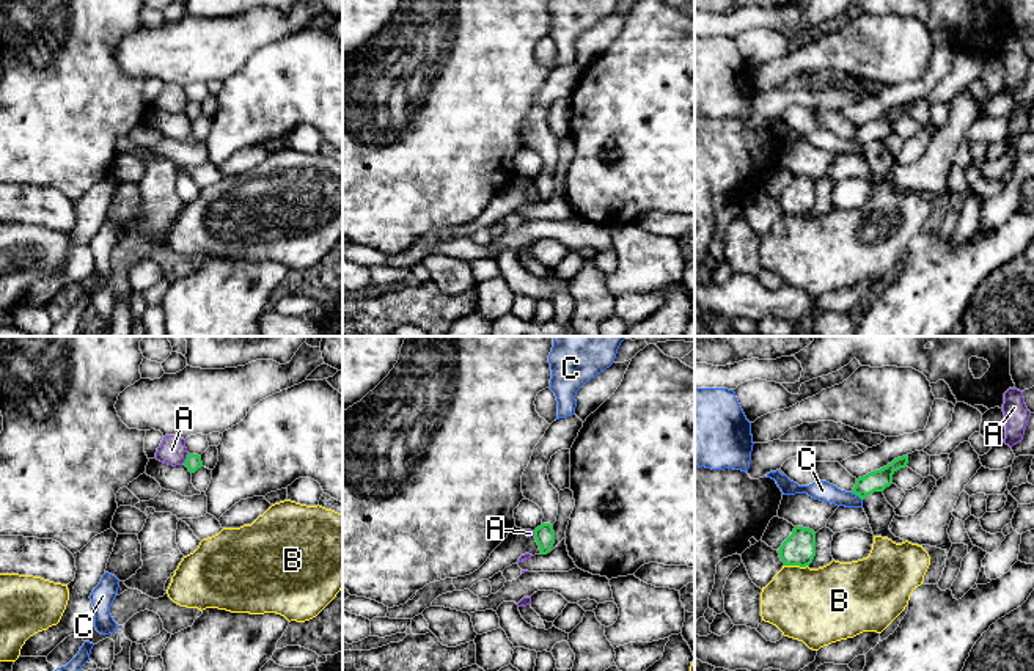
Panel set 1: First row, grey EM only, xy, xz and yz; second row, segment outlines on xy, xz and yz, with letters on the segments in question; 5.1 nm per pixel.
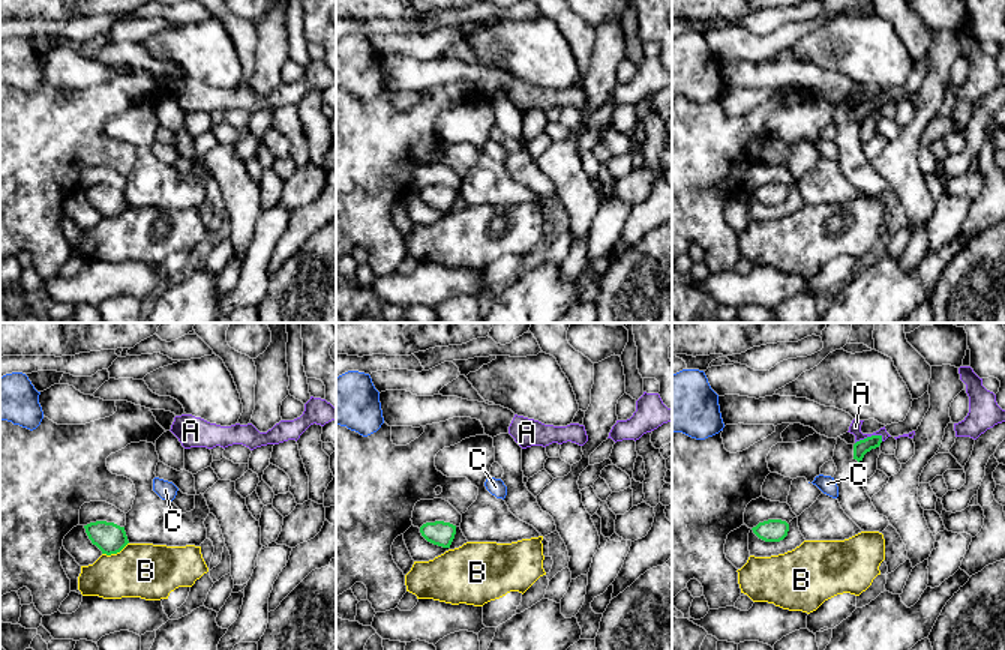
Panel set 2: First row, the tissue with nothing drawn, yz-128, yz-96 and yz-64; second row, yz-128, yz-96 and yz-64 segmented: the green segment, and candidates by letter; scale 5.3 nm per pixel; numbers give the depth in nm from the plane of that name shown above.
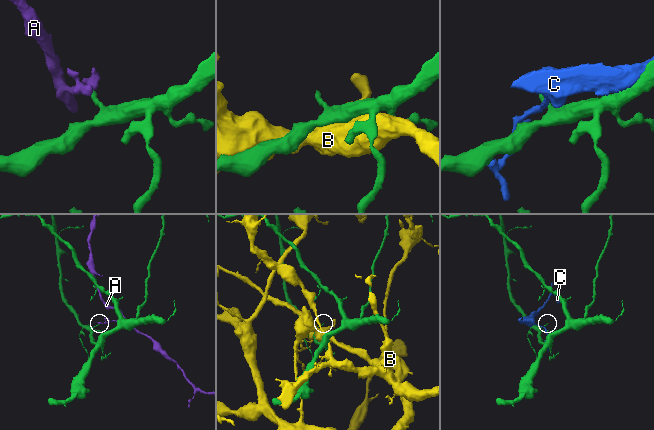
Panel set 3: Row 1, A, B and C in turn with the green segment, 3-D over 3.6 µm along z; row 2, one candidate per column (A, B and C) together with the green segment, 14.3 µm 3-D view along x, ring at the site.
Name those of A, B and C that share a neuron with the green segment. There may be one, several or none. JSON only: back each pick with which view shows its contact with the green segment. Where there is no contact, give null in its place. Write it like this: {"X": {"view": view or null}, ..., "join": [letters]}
{"join": []}

